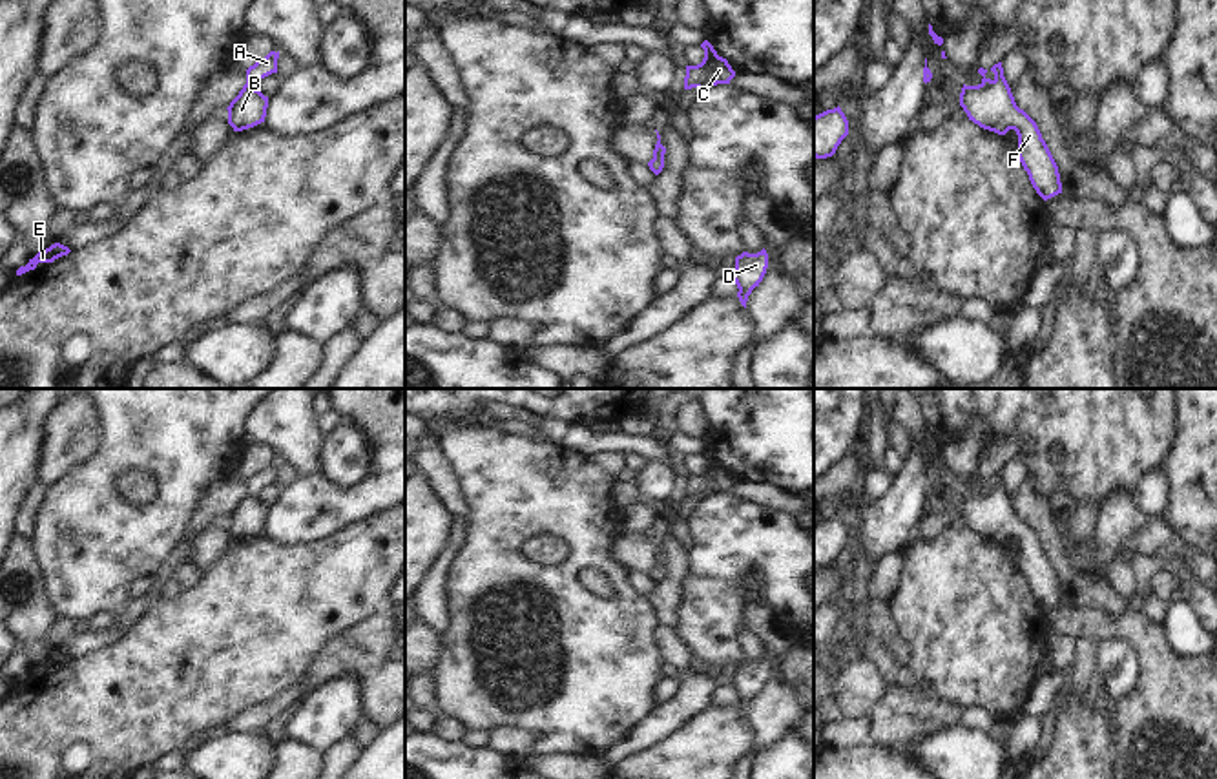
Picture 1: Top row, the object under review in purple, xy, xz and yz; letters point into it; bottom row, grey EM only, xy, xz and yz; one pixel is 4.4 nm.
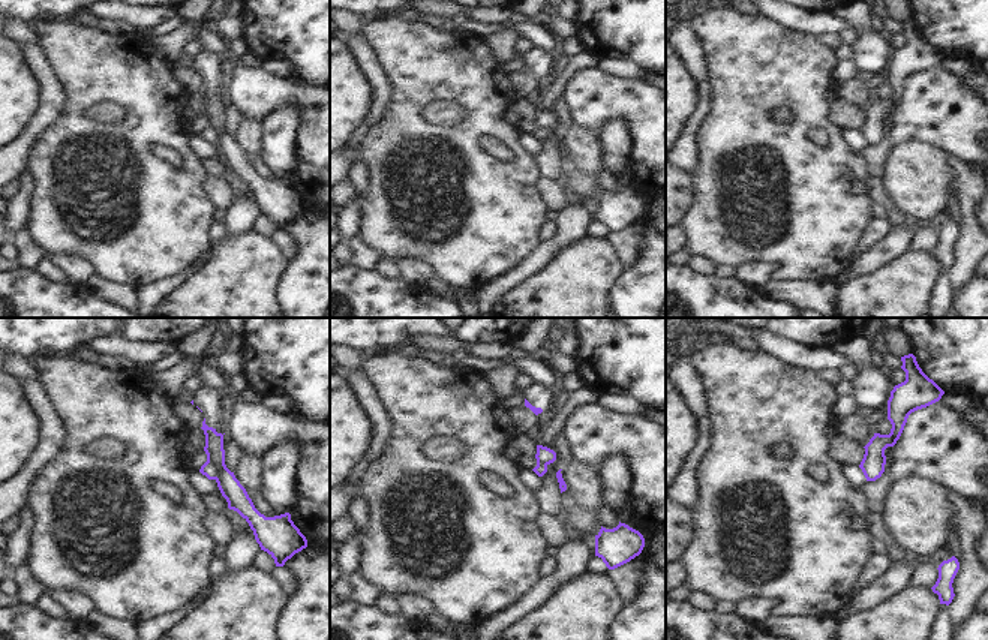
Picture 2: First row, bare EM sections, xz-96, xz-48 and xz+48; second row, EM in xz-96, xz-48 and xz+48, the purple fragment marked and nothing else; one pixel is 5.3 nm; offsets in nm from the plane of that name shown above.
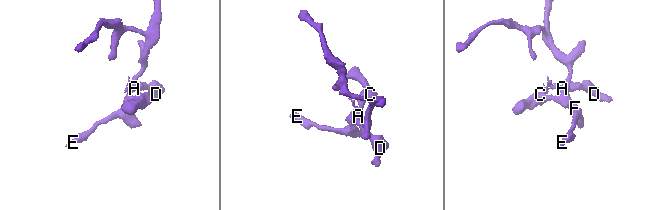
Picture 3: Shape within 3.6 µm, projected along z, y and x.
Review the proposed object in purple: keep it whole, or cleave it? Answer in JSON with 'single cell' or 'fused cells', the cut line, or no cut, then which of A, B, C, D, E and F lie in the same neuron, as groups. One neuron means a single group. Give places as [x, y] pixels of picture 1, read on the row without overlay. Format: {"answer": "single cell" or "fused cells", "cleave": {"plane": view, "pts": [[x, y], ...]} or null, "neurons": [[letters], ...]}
{"answer": "fused cells", "cleave": {"plane": "xy", "pts": [[247, 491], [254, 497]]}, "neurons": [["A", "D"], ["B", "C", "E", "F"]]}

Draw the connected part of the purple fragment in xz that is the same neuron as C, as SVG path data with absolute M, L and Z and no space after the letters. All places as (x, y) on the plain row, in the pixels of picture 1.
M704 449L701 456L704 458L704 467L697 474L686 474L684 498L708 498L717 493L730 493L735 480L728 469L719 465L708 449Z

